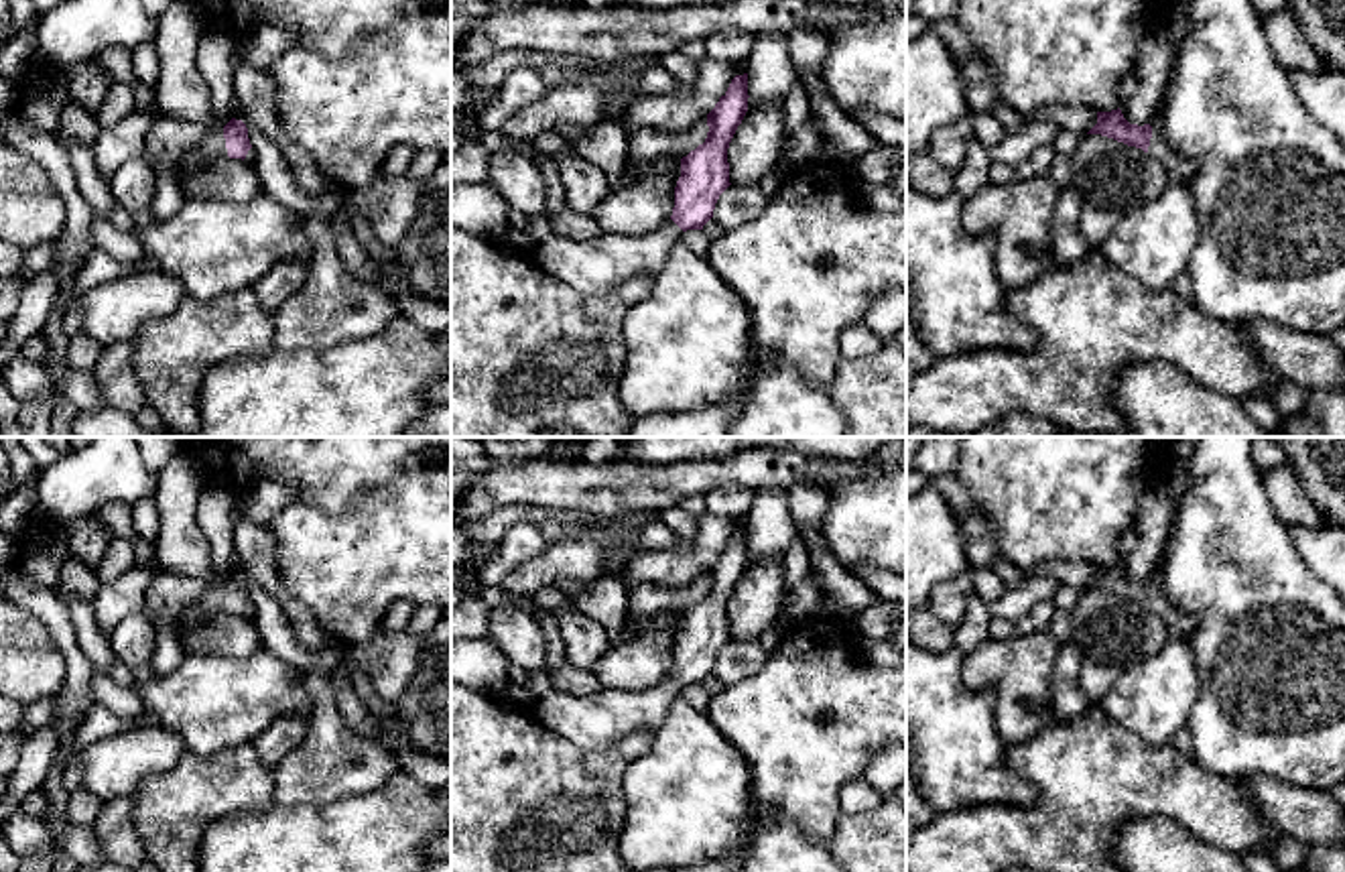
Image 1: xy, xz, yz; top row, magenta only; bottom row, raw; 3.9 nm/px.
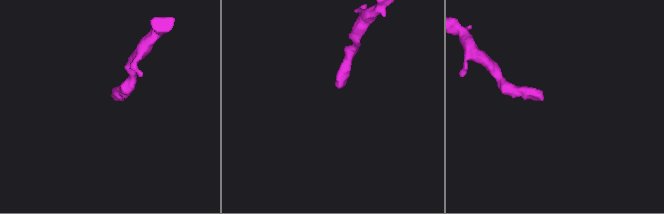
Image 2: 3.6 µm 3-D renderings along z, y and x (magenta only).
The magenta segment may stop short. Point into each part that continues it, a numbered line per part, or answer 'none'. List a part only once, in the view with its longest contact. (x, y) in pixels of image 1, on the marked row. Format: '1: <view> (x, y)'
1: xy (212, 145)

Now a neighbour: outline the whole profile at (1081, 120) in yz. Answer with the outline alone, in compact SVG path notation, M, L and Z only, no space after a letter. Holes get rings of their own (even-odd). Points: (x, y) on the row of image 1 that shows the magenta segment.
M1052 104L1034 110L1030 116L1024 118L1024 122L1034 118L1050 120L1059 128L1069 128L1085 136L1097 124L1097 110Z

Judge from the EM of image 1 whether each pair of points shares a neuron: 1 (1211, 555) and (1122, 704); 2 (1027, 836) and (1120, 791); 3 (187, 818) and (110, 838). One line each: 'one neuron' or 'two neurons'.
1: two neurons
2: one neuron
3: two neurons

